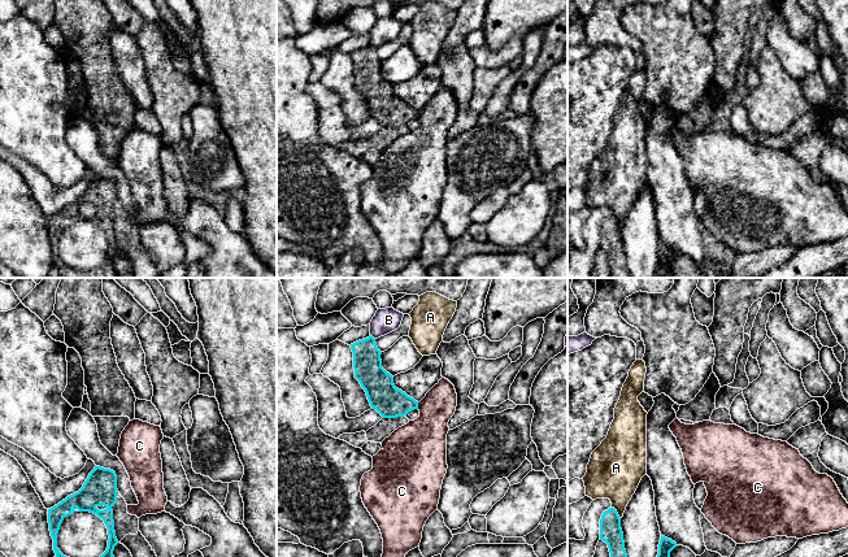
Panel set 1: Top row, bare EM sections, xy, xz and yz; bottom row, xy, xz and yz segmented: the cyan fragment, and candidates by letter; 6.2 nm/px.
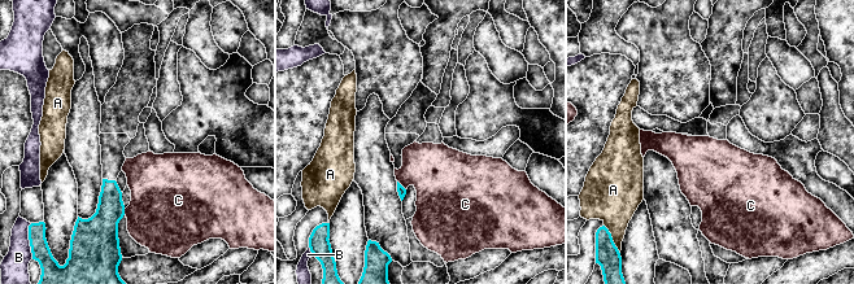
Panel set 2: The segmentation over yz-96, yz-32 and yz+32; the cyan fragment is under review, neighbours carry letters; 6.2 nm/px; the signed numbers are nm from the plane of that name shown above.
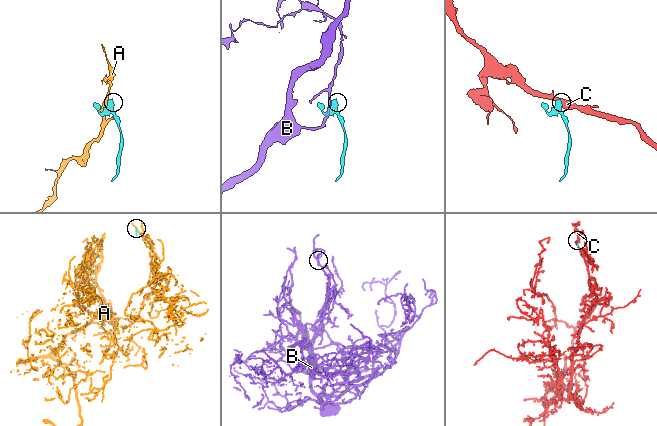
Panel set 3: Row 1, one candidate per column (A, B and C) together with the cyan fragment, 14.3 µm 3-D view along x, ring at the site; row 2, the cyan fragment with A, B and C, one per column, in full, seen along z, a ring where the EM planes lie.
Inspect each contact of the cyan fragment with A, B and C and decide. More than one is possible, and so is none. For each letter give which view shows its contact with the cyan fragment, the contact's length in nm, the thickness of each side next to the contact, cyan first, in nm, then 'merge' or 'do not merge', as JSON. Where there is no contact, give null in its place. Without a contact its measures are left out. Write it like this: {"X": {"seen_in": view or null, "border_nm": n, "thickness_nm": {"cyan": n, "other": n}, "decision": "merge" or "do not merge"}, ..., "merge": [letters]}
{"A": {"seen_in": "yz", "border_nm": 90, "thickness_nm": {"cyan": 140, "other": 320}, "decision": "do not merge"}, "B": {"seen_in": "xz", "border_nm": 50, "thickness_nm": {"cyan": 180, "other": 150}, "decision": "do not merge"}, "C": {"seen_in": "xz", "border_nm": 40, "thickness_nm": {"cyan": 190, "other": 320}, "decision": "do not merge"}, "merge": []}

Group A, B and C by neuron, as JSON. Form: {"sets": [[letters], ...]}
{"sets": [["A"], ["B"], ["C"]]}

